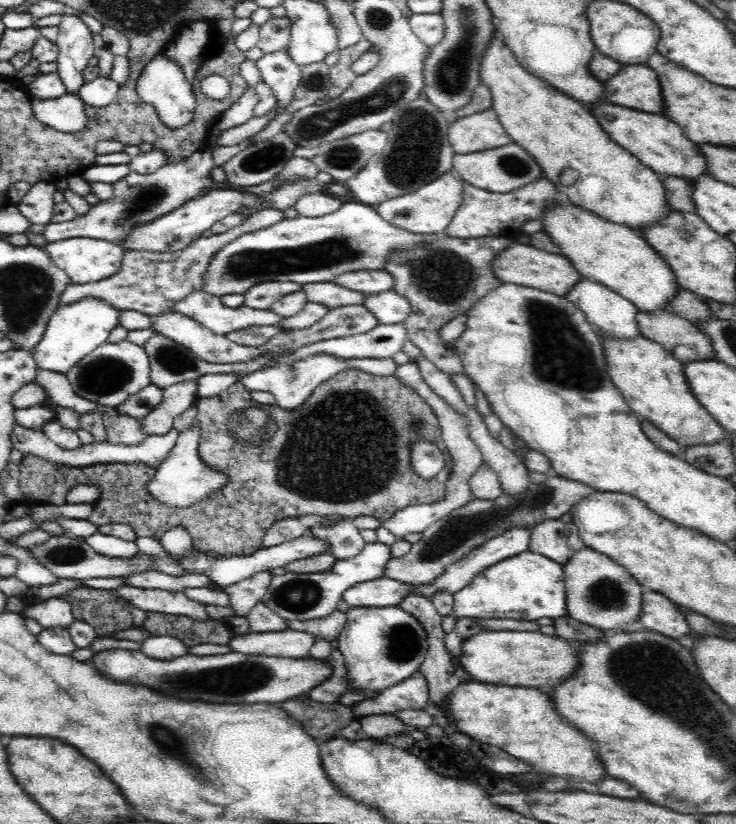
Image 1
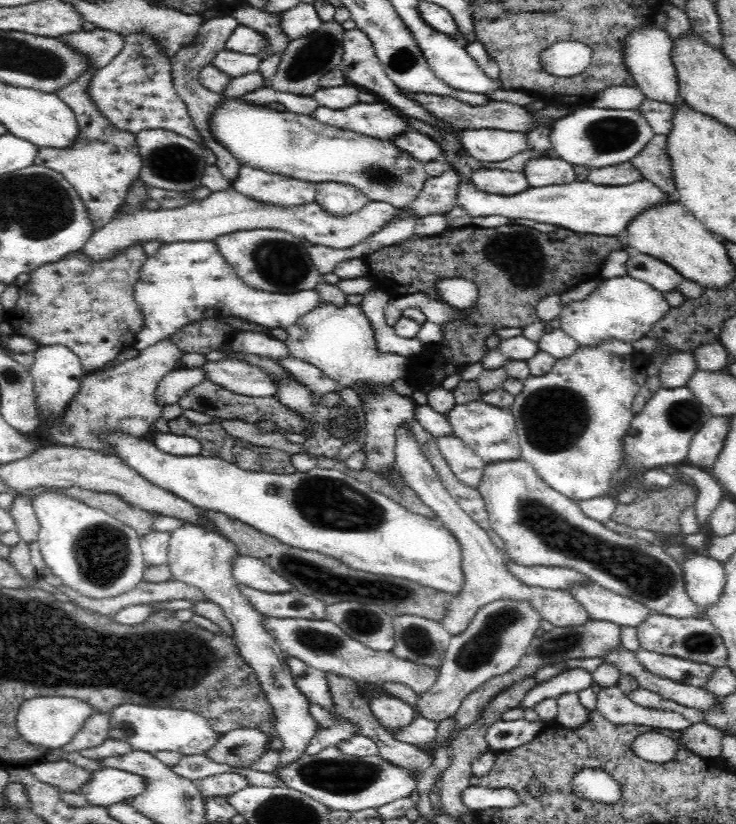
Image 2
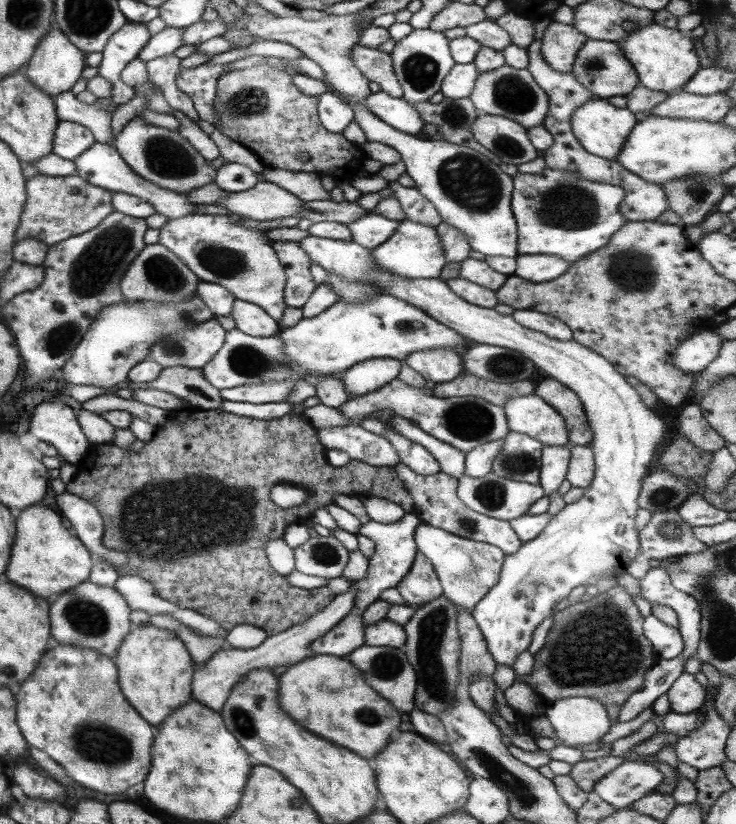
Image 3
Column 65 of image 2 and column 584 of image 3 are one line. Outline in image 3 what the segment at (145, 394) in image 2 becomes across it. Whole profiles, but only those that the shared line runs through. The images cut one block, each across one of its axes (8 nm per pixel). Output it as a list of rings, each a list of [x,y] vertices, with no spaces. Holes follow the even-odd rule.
[[[541,376],[540,380],[535,382],[534,393],[565,421],[568,446],[589,446],[593,432],[589,430],[585,419],[583,404],[572,390],[552,378]]]

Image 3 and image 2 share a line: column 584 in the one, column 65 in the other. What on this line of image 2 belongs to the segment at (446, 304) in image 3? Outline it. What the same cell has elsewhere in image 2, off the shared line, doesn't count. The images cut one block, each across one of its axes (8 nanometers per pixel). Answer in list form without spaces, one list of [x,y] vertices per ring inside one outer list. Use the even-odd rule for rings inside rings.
[[[52,345],[38,347],[33,352],[35,358],[32,360],[29,368],[34,383],[34,393],[36,393],[36,408],[38,412],[38,426],[35,431],[46,432],[46,428],[59,423],[64,414],[68,412],[70,402],[73,401],[74,395],[78,394],[81,382],[88,374],[82,369],[80,359],[62,345]],[[44,487],[32,498],[33,509],[39,522],[39,544],[44,562],[62,579],[67,587],[90,598],[108,598],[132,590],[142,582],[145,568],[141,540],[130,526],[124,526],[107,512],[88,506],[65,493],[62,488]]]

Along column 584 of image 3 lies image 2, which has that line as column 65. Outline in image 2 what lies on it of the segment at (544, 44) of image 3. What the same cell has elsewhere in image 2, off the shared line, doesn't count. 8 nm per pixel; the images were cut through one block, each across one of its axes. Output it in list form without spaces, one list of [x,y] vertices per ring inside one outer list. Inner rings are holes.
[[[104,29],[84,30],[61,36],[60,39],[76,52],[85,54],[95,70],[110,64],[125,45],[124,36]]]

